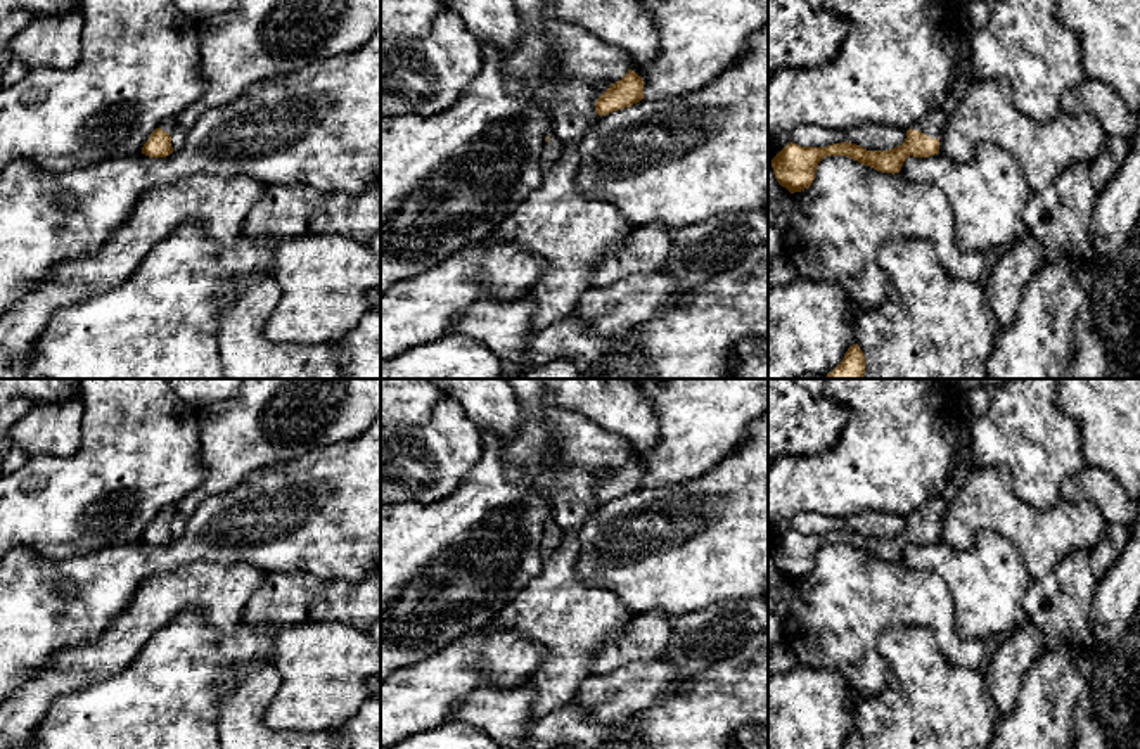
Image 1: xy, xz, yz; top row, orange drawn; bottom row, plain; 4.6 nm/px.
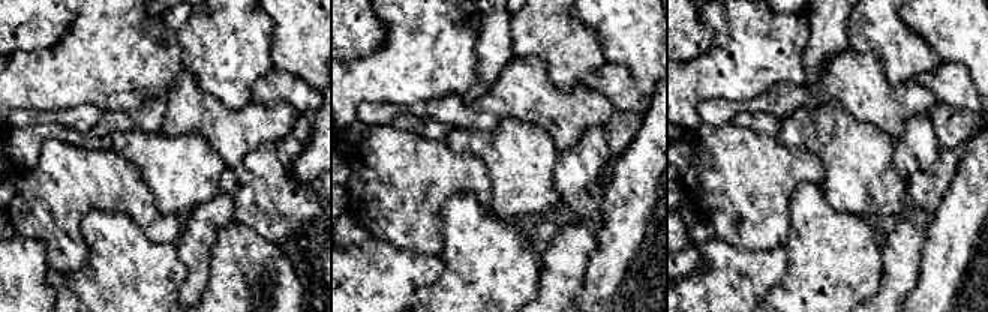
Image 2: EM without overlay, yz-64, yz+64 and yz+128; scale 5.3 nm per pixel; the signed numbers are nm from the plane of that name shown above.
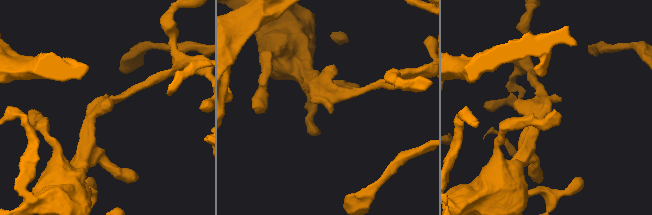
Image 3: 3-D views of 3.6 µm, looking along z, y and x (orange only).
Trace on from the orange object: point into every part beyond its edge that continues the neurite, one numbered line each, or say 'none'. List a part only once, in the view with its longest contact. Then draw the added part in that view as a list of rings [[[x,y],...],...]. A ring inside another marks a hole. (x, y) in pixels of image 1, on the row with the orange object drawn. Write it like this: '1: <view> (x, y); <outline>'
1: yz (933, 125); [[[958,80],[948,95],[948,99],[936,109],[932,109],[925,118],[917,121],[912,130],[919,130],[931,138],[941,138],[943,130],[946,126],[948,118],[955,111],[957,104],[960,102],[965,88],[970,85],[970,80]]]

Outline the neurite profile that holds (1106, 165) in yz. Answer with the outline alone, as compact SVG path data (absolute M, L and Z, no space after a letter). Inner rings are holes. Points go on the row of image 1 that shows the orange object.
M1119 135L1105 138L1104 149L1088 164L1090 182L1097 192L1102 192L1104 187L1118 175L1128 150L1130 140Z

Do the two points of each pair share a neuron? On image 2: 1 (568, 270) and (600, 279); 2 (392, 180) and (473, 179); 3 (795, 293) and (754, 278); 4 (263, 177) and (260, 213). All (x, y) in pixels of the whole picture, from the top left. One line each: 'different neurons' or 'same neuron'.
1: different neurons
2: same neuron
3: different neurons
4: same neuron

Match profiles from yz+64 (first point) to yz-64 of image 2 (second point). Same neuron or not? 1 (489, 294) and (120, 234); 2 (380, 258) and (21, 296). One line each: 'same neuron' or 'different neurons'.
1: same neuron
2: same neuron

